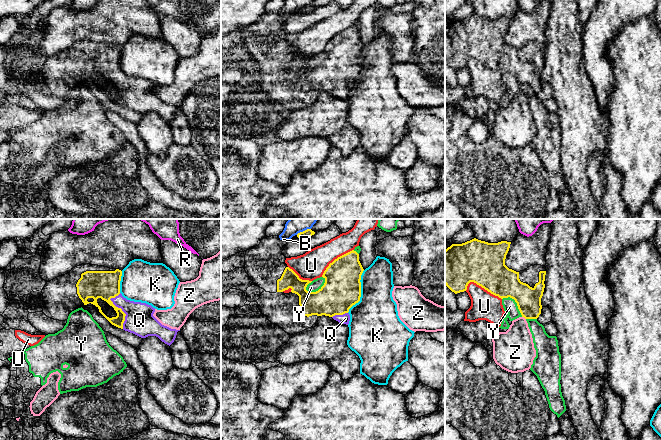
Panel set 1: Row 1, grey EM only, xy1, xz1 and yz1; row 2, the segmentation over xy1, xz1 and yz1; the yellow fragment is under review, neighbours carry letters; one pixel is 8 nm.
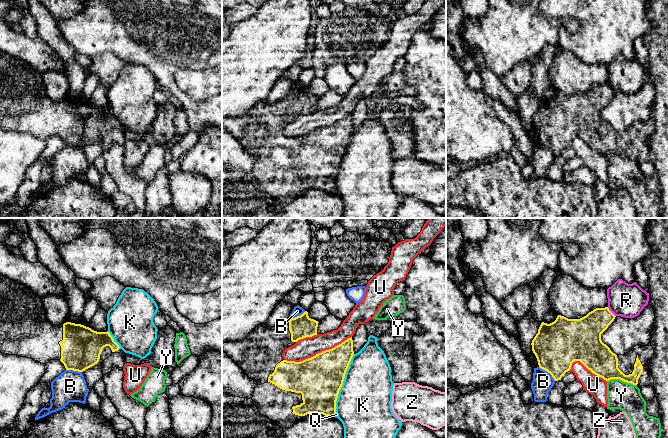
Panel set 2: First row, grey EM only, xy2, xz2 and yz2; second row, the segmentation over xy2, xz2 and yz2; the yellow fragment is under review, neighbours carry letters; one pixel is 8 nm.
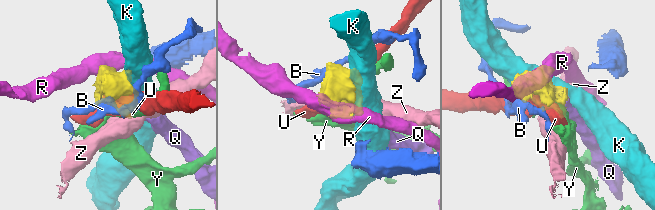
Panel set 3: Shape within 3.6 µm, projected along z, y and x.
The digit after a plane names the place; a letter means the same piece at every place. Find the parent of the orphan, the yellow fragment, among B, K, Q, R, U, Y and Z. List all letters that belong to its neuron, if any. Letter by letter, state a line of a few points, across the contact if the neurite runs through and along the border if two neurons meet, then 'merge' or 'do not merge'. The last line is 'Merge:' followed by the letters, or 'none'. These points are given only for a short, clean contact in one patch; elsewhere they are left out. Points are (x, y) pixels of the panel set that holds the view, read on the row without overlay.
B: line yz2 (539, 142), (546, 146), (555, 156); do not merge
K: do not merge
Q: line xy1 (100, 60), (120, 84), (139, 96); merge
R: line yz2 (607, 83), (615, 92); do not merge
U: do not merge
Y: do not merge
Z: line yz1 (522, 92), (525, 95); do not merge
Merge: Q

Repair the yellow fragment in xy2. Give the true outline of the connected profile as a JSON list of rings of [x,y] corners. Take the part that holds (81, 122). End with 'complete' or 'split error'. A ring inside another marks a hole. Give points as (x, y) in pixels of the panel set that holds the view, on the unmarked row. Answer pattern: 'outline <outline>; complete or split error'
outline [[[0,51],[0,128],[9,131],[31,134],[41,140],[50,136],[60,136],[66,146],[83,148],[99,138],[104,123],[109,122],[112,128],[120,125],[110,109],[97,108],[81,100],[66,98],[63,101],[52,101],[46,93],[42,74],[21,59]]]; split error

